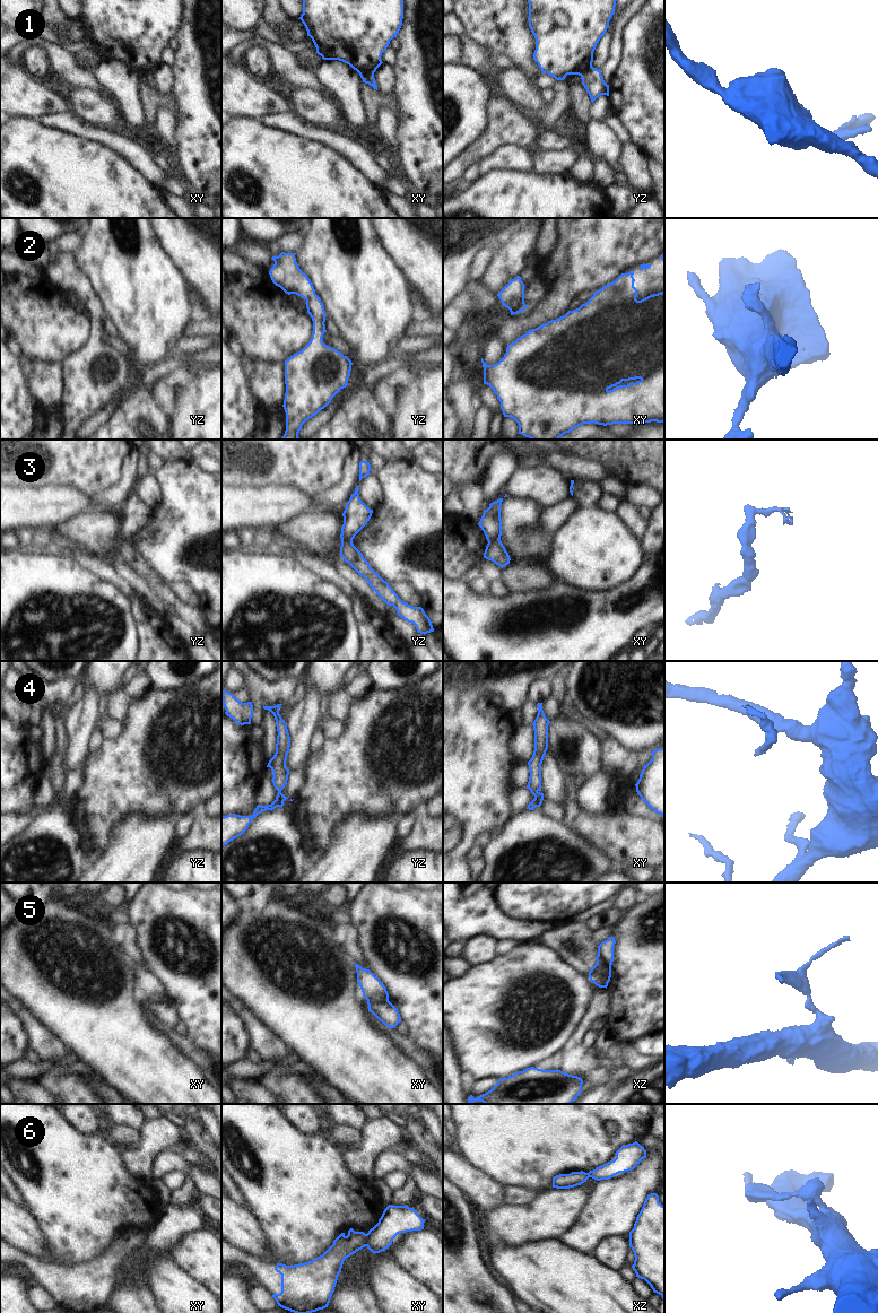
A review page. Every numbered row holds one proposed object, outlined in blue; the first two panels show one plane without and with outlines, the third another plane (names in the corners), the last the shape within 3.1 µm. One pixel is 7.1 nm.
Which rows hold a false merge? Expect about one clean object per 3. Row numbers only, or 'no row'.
1, 3, 4, 5, 6

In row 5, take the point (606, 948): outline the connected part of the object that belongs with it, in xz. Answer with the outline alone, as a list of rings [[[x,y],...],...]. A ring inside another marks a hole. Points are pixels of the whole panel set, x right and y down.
[[[609,937],[607,940],[602,941],[598,946],[598,955],[603,959],[607,965],[607,972],[602,976],[597,976],[594,974],[589,974],[590,981],[593,982],[599,988],[608,986],[611,977],[611,964],[614,962],[614,946],[616,940],[614,937]]]

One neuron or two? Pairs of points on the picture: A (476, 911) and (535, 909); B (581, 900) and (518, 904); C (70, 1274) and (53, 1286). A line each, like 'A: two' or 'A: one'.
A: two
B: one
C: one

